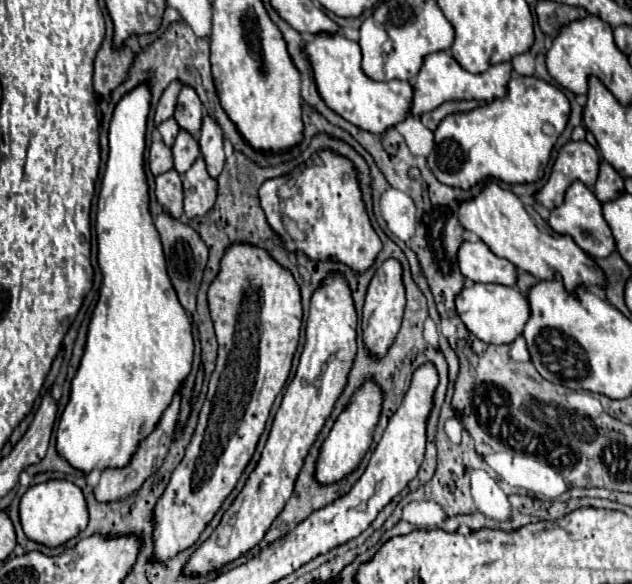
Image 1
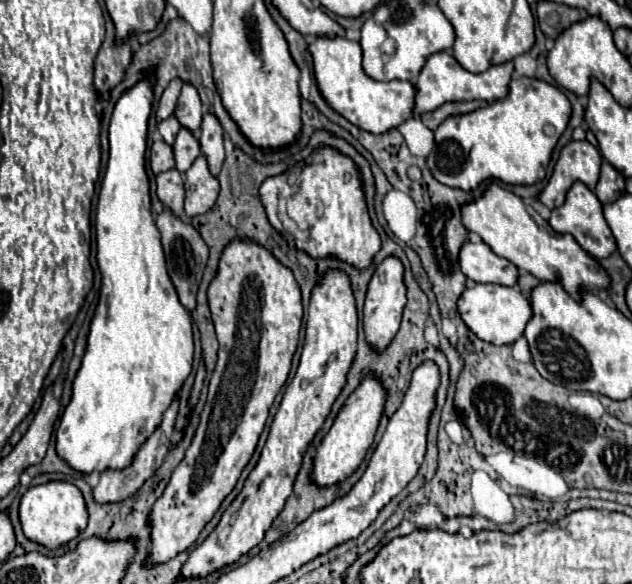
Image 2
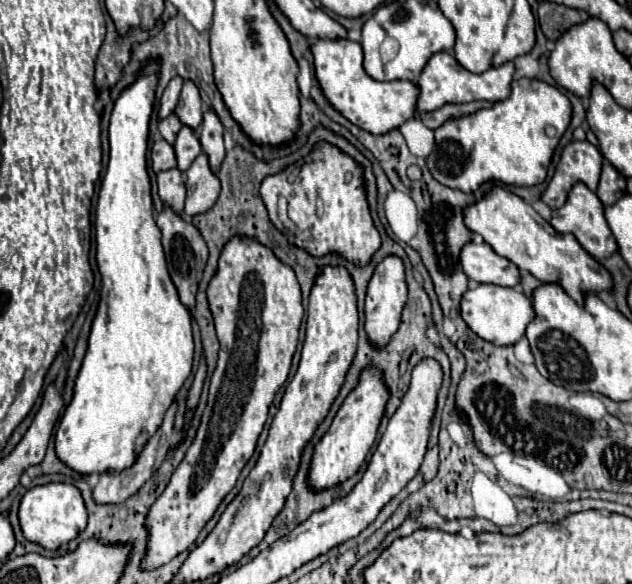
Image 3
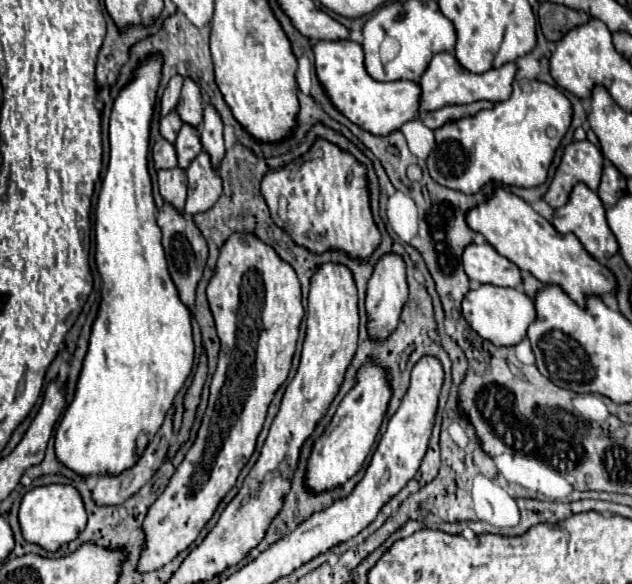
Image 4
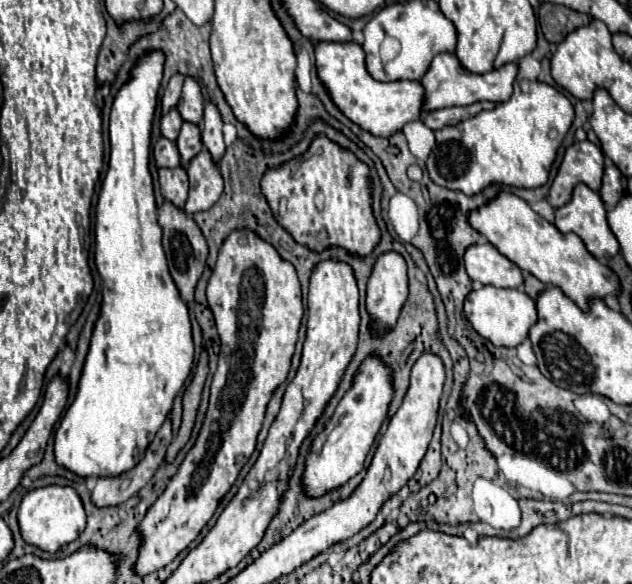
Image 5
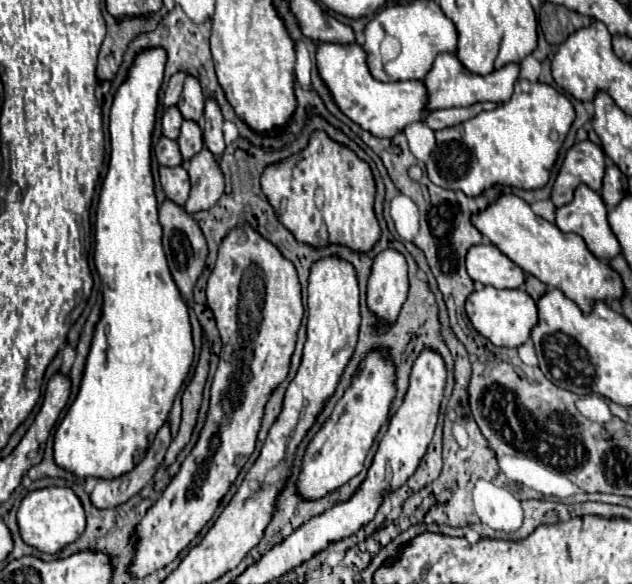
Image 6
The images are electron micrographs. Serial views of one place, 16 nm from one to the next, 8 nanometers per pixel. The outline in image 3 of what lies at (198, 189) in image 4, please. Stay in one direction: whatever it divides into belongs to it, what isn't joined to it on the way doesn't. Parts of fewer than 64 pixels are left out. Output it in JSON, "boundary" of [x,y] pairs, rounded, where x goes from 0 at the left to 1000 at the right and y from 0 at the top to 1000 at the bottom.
{"boundary":[[[320,260],[294,291],[294,370],[310,370],[339,353],[348,336],[348,305],[335,295],[329,267]]]}

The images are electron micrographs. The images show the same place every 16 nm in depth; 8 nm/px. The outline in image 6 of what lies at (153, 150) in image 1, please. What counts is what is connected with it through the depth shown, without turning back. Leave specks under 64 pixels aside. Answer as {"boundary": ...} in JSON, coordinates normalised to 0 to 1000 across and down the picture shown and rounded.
{"boundary":[[[263,233],[253,236],[244,260],[247,260],[247,271],[256,284],[285,284],[291,277],[291,271],[285,267],[285,250],[278,247],[278,240],[266,240]]]}

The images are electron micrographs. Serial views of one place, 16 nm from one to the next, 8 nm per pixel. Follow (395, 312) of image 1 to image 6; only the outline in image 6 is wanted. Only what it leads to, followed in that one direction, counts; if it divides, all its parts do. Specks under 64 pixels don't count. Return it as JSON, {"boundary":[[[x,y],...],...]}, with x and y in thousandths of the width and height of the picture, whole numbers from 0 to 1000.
{"boundary":[[[611,425],[592,438],[582,476],[582,527],[608,551],[623,551],[646,507],[646,452],[639,438]]]}

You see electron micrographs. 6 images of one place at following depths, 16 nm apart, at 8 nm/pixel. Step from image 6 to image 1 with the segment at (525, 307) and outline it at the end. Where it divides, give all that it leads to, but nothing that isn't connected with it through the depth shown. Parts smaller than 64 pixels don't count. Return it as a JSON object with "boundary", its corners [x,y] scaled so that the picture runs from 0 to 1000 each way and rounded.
{"boundary":[[[750,486],[737,490],[734,500],[722,510],[722,531],[737,562],[753,572],[759,582],[775,589],[807,589],[820,575],[826,575],[826,565],[839,545],[839,521],[823,497],[791,486]]]}

